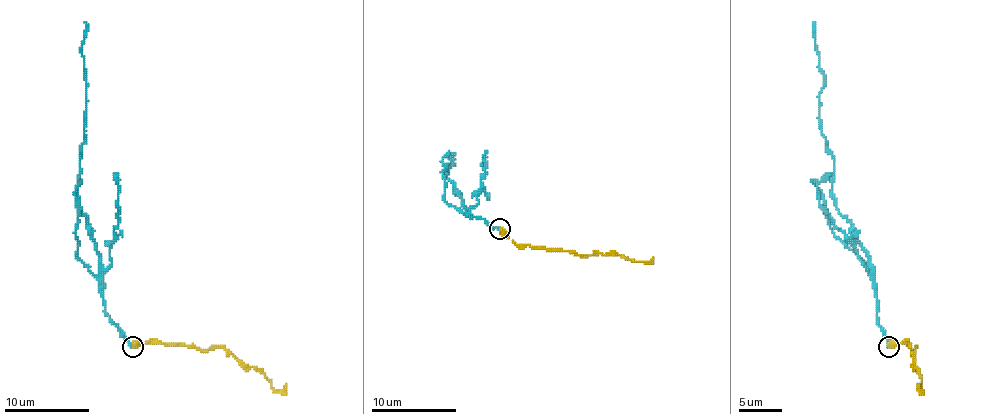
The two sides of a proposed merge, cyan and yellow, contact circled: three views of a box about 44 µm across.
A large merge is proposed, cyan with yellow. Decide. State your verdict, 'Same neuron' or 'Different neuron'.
Different neuron

